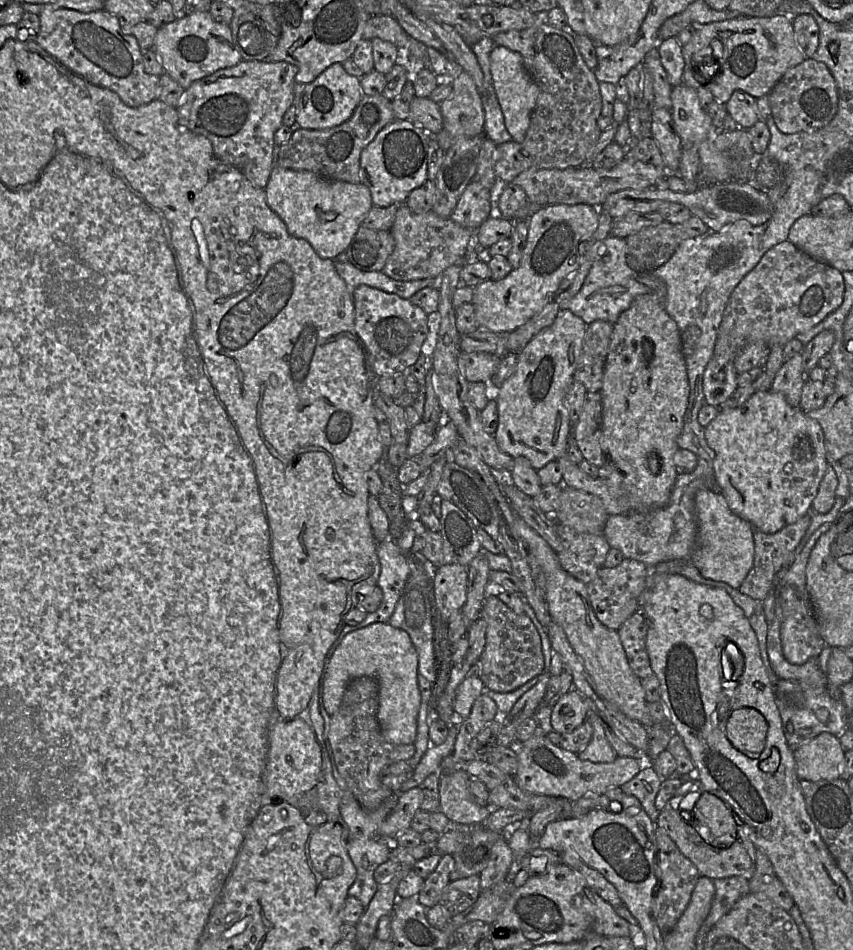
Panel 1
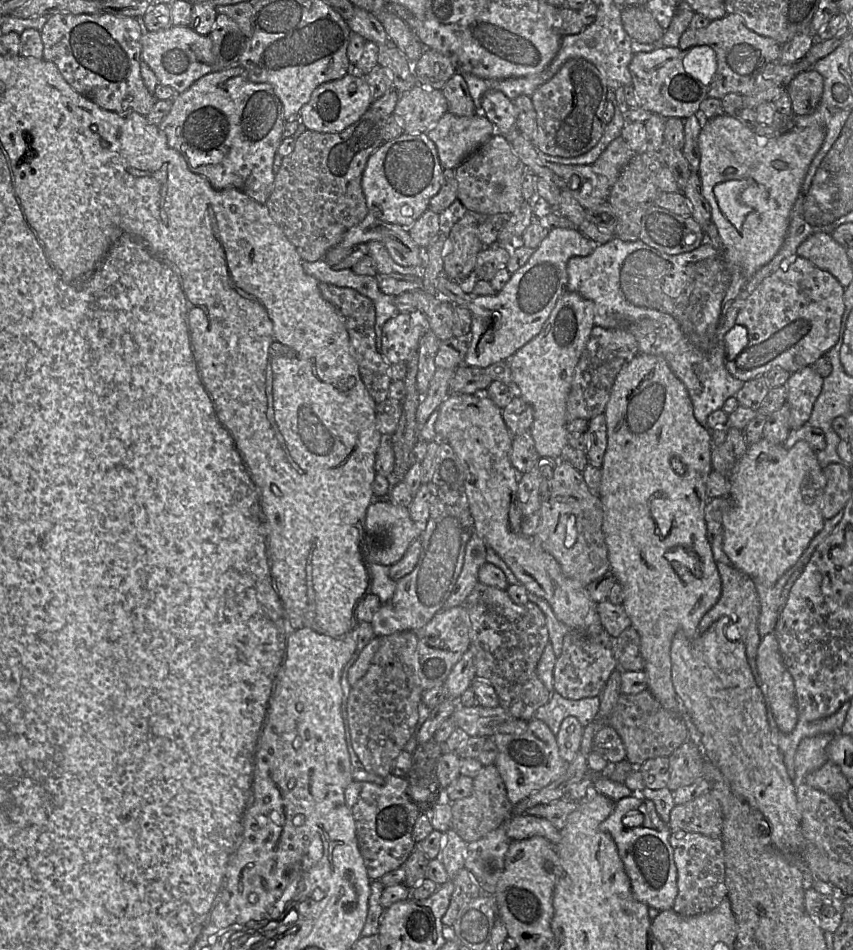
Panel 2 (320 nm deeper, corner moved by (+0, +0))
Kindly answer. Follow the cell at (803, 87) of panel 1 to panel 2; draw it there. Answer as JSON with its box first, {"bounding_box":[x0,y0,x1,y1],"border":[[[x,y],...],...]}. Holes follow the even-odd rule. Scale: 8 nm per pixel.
{"bounding_box":[786,68,823,115],"border":[[[814,68],[798,73],[786,88],[792,103],[792,113],[804,115],[813,112],[821,100],[823,87],[823,77]]]}

